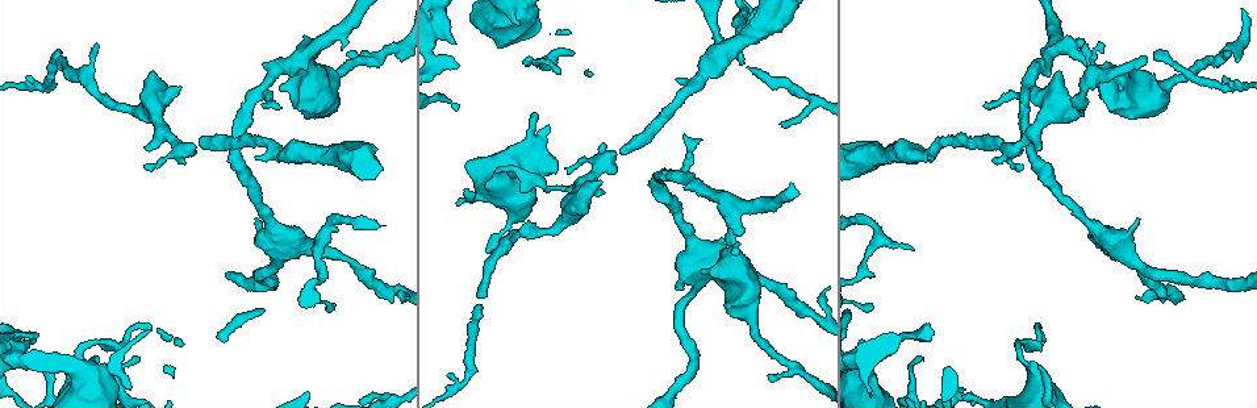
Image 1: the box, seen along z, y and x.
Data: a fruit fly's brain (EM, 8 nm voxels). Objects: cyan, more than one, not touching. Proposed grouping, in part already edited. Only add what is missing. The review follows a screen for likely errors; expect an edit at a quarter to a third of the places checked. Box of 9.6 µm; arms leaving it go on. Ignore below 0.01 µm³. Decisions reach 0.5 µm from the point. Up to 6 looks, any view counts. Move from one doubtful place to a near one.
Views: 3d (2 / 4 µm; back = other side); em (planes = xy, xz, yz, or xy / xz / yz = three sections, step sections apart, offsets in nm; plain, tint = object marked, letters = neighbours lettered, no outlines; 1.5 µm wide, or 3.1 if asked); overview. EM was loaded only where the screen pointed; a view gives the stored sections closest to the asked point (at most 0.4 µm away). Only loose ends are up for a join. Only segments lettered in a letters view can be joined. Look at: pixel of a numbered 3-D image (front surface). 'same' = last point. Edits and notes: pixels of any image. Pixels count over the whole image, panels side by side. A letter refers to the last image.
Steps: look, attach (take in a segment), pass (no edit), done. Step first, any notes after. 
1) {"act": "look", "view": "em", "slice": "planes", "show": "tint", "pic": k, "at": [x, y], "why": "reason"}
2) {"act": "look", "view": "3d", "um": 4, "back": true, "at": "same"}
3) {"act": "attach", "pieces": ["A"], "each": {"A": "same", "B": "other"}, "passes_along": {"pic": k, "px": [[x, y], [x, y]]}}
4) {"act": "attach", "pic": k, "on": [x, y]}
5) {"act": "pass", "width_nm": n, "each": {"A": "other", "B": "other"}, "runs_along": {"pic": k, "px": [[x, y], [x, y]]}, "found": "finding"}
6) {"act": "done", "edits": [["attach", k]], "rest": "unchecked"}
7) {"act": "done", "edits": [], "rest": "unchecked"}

{"act": "look", "view": "3d", "um": 4, "pic": 1, "at": [558, 74], "why": "an open end"}

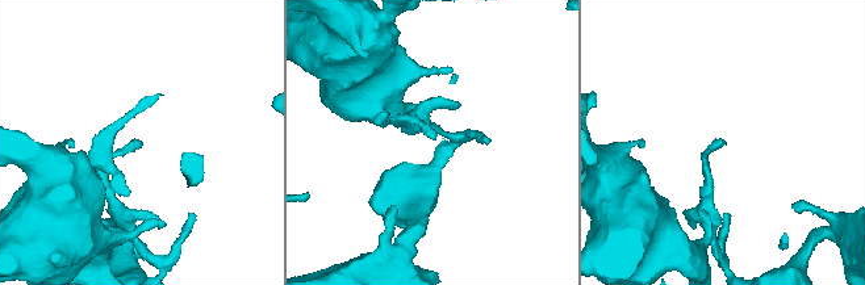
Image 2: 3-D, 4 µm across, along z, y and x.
{"act": "look", "view": "em", "slice": "yz", "step": 4, "show": "letters", "pic": 2, "at": [139, 143]}

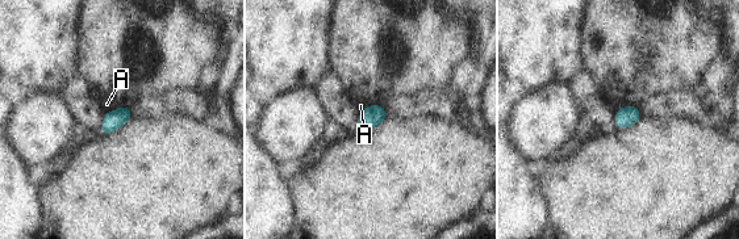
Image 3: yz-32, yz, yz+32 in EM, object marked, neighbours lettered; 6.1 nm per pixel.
{"act": "look", "view": "em", "slice": "planes", "show": "letters", "at": "same", "why": "cut it another way"}

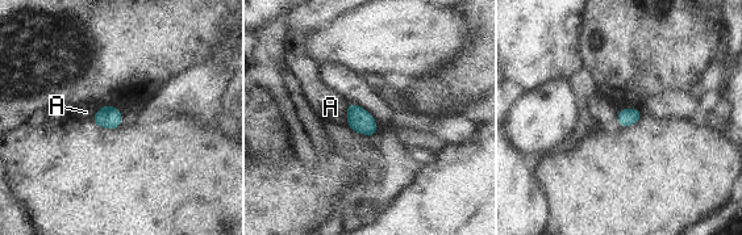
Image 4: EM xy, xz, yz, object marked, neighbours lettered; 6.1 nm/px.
{"act": "pass", "width_nm": 110, "each": {"A": "other"}, "border": {"pic": 4, "px": [[349, 103], [346, 125]]}, "found": "none of them fits"}

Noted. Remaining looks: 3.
{"act": "look", "view": "3d", "um": 2, "back": true, "pic": 1, "at": [327, 308]}

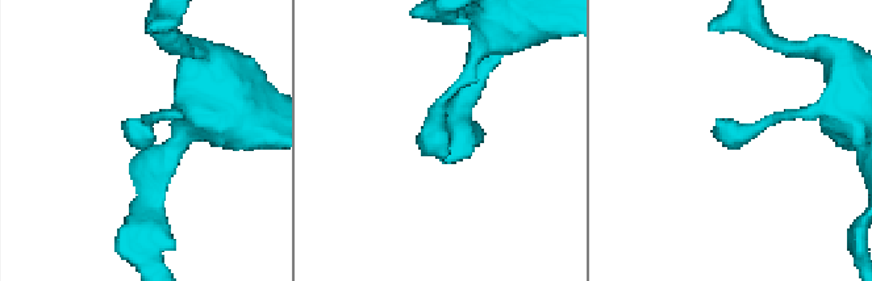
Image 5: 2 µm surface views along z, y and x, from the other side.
{"act": "look", "view": "em", "slice": "planes", "show": "letters", "pic": 5, "at": [712, 130], "why": "need the tissue"}

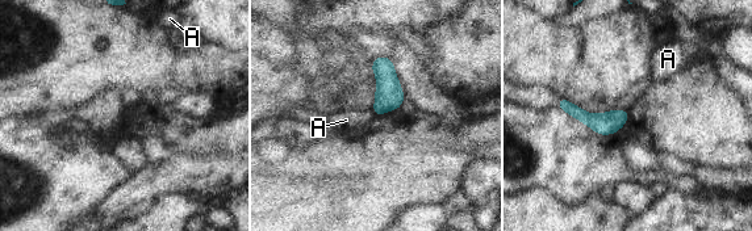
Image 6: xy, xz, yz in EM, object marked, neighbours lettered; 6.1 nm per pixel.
{"act": "pass", "longest_contact_nm": ["A", 50], "each": {"A": "other"}, "runs_along": {"pic": 6, "px": [[560, 104], [590, 120], [625, 116]]}, "found": "none of them fits"}

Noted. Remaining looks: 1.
{"act": "done", "edits": [], "rest": "unchecked"}

